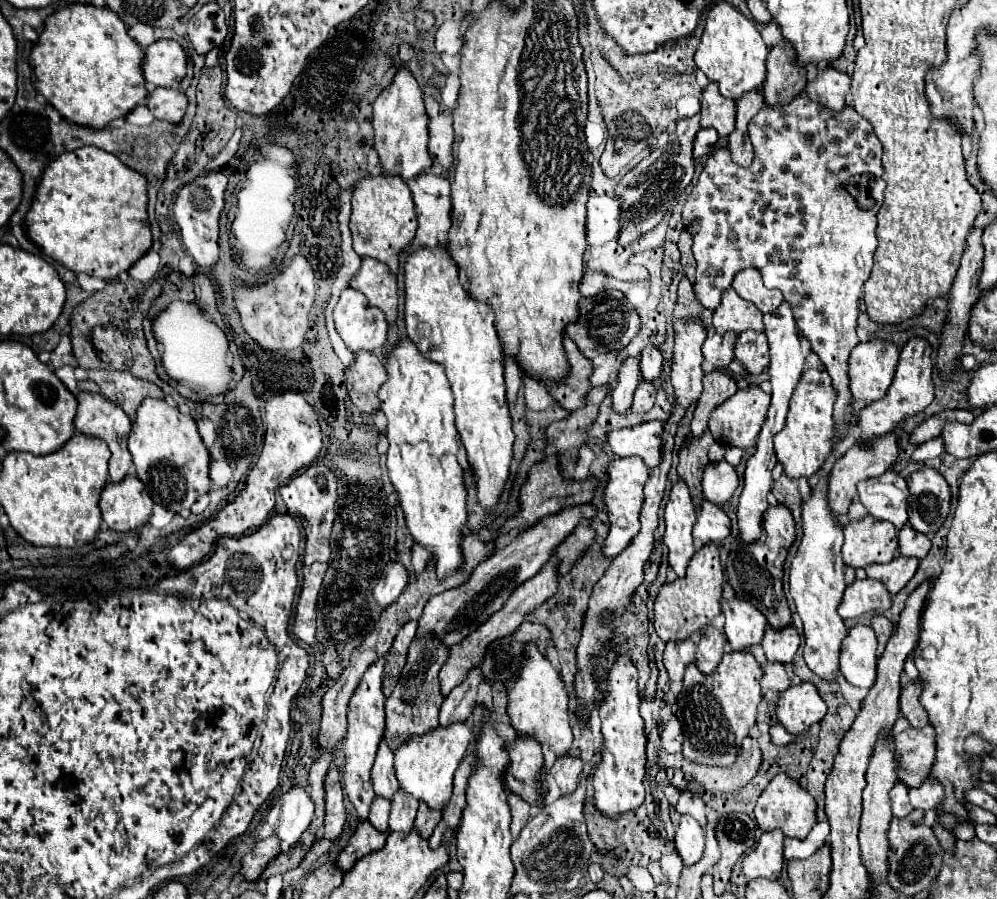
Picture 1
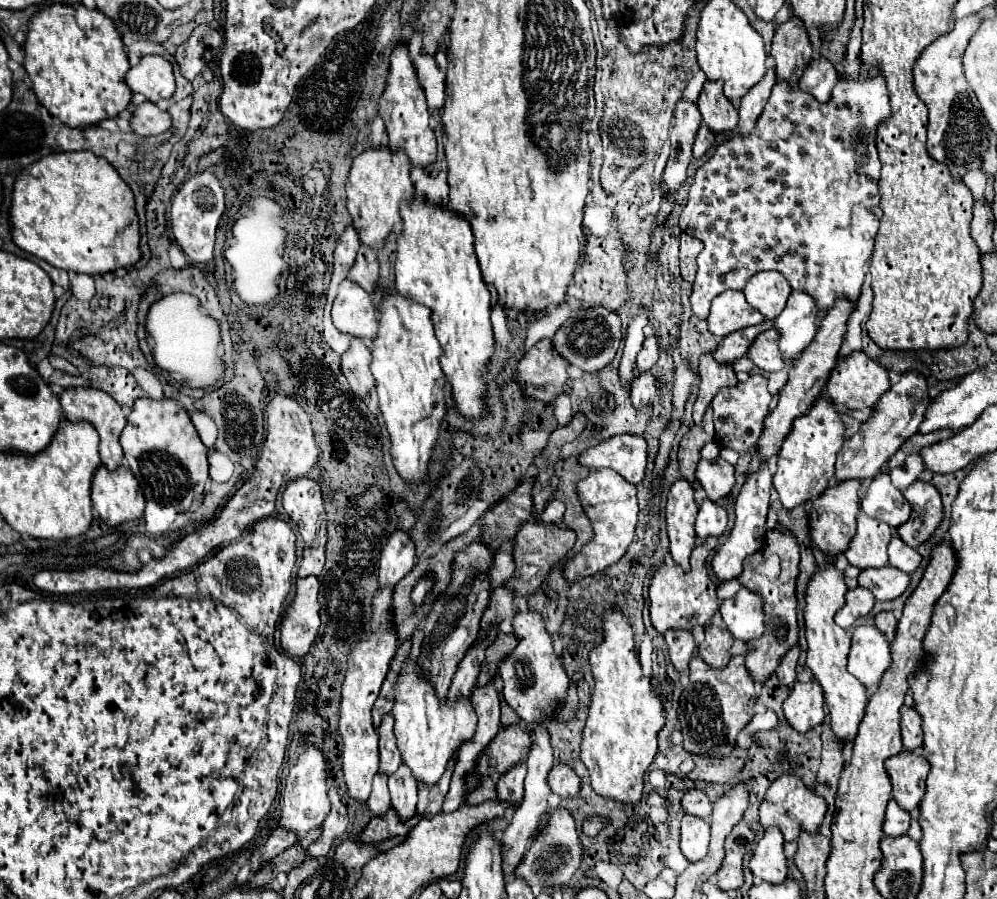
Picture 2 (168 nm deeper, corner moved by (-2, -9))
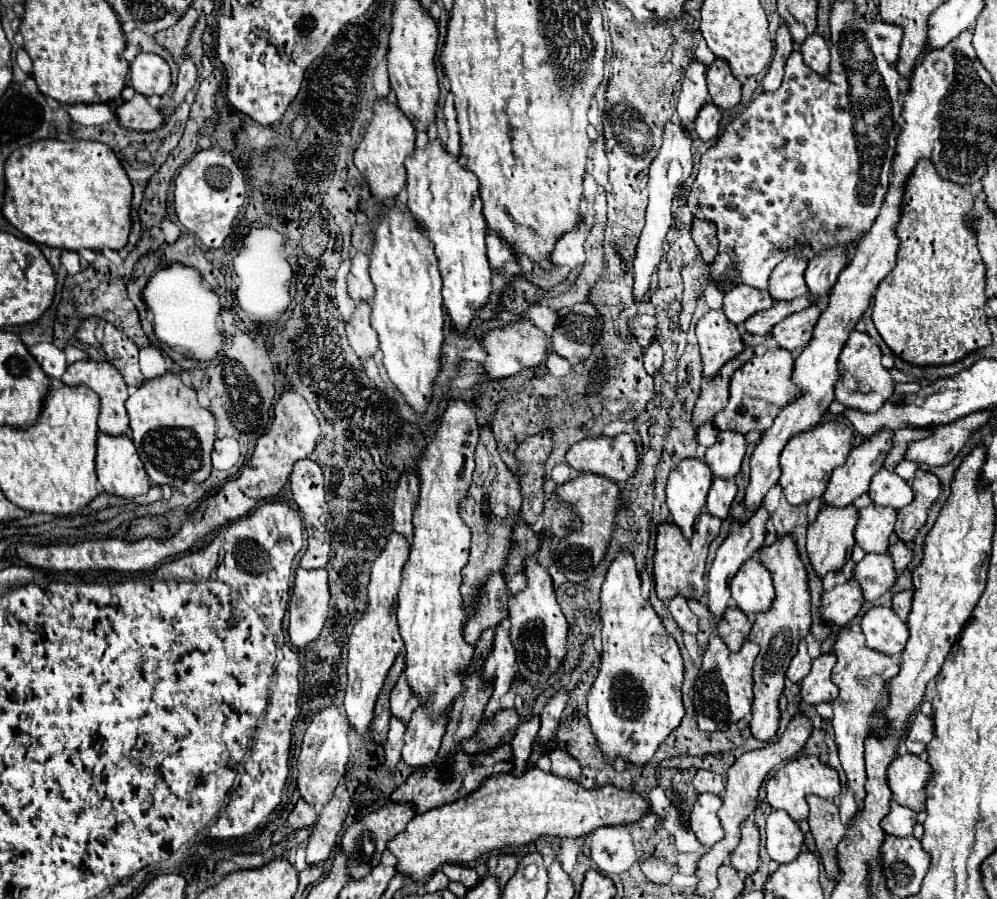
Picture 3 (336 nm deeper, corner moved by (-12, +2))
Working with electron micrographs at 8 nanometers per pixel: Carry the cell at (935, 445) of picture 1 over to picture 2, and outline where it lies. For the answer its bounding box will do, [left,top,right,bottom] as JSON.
[889,453,925,491]

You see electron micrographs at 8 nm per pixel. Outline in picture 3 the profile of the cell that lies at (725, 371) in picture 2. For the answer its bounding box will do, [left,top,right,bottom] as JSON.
[697,310,745,378]

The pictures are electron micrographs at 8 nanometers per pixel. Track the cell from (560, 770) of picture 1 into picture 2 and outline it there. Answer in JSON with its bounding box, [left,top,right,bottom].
[549,763,581,799]

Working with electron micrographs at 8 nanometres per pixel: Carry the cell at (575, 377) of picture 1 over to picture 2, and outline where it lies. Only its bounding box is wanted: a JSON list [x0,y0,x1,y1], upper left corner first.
[517,339,569,403]

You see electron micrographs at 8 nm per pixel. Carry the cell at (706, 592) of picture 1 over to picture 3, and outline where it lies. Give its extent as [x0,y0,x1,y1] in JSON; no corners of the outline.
[653,512,721,602]

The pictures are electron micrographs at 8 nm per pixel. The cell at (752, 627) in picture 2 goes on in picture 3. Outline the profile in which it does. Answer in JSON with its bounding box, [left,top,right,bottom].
[729,560,775,616]

